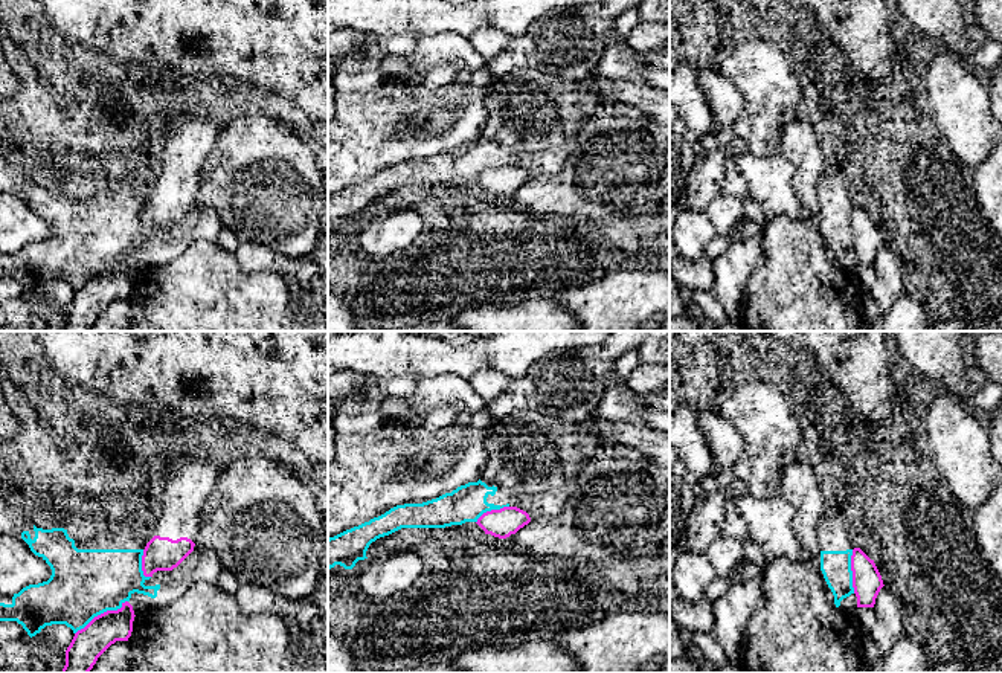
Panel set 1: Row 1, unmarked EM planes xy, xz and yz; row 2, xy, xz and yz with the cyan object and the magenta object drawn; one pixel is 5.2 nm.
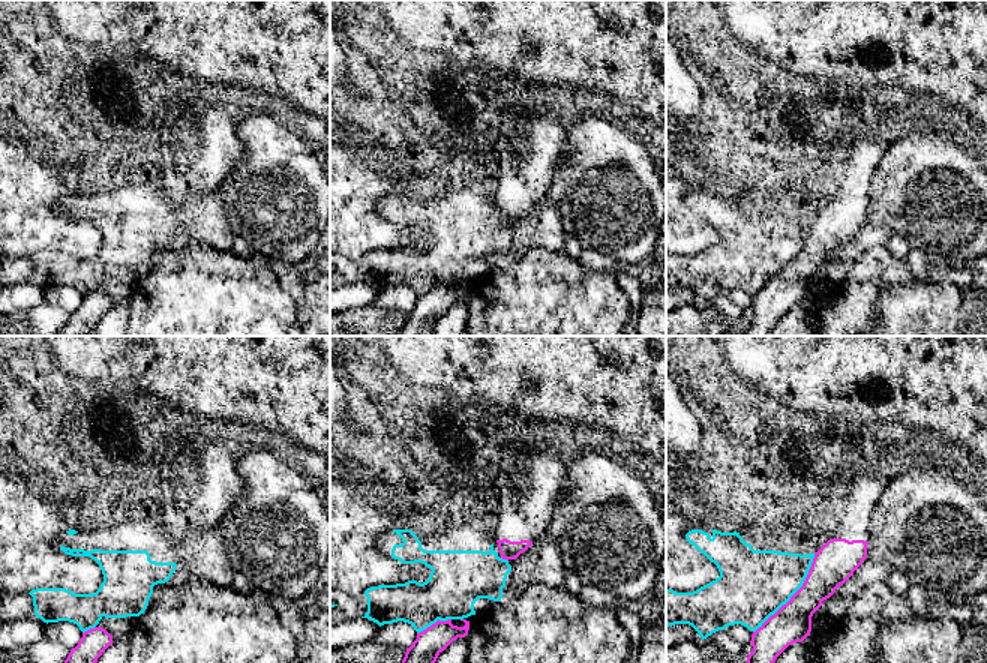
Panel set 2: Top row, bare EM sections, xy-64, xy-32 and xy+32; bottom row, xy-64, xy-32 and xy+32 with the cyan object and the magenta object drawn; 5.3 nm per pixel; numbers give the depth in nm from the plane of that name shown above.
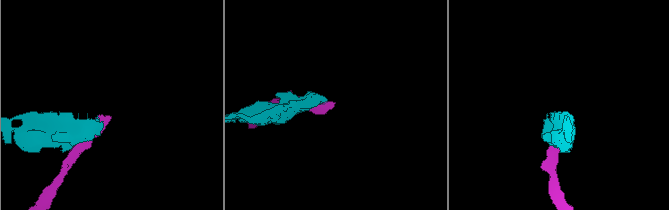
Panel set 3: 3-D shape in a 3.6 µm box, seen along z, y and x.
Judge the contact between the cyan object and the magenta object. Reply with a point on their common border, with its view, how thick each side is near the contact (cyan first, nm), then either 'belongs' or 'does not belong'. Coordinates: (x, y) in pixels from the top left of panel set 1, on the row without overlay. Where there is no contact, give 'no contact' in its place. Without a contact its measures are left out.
contact xy (101, 270); calibres 360 and 170 nm; does not belong

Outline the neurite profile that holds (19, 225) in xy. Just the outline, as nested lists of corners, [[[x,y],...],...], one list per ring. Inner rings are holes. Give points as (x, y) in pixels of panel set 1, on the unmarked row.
[[[0,153],[0,250],[18,252],[29,243],[47,240],[50,224],[21,197],[31,185],[27,172]]]

